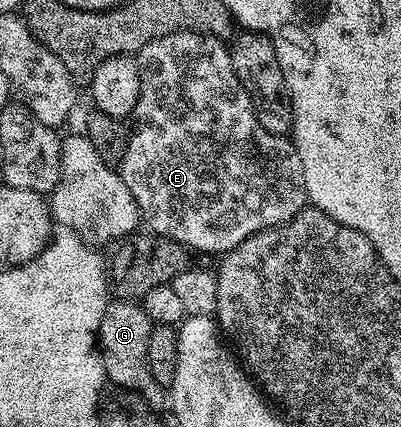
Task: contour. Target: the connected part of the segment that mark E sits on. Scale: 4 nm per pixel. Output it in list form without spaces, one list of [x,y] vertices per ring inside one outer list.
[[[179,30],[170,36],[150,40],[150,44],[146,44],[146,48],[140,50],[136,63],[140,73],[140,95],[138,96],[138,104],[130,115],[126,156],[120,161],[118,173],[126,184],[126,188],[130,188],[130,196],[134,196],[140,209],[141,219],[146,223],[146,226],[148,222],[147,229],[151,233],[162,238],[173,238],[192,252],[201,250],[204,254],[223,256],[238,244],[242,244],[242,240],[246,240],[263,230],[269,230],[272,226],[280,226],[283,222],[288,222],[297,212],[305,209],[308,193],[304,183],[302,160],[298,160],[296,145],[285,135],[266,132],[266,128],[262,128],[262,124],[258,124],[256,109],[252,107],[252,101],[246,88],[242,88],[242,84],[234,72],[229,47],[221,39],[216,38],[213,34]]]

